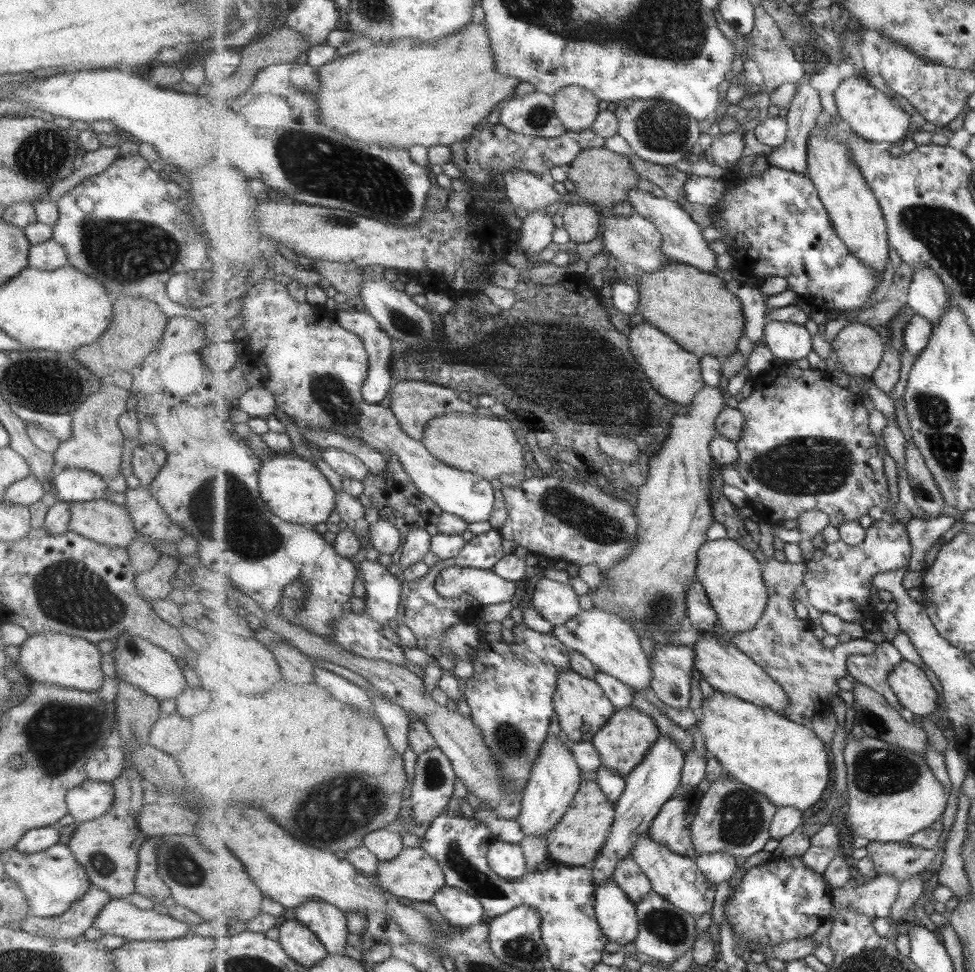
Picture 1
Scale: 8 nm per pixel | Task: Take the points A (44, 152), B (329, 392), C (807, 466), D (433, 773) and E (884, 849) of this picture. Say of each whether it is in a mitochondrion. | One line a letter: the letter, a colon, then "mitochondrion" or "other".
A: mitochondrion
B: mitochondrion
C: mitochondrion
D: mitochondrion
E: other

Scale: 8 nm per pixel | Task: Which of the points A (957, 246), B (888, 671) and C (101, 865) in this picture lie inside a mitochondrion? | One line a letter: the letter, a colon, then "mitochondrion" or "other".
A: mitochondrion
B: other
C: mitochondrion

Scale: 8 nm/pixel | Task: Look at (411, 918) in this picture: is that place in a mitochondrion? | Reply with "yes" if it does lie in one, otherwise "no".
no

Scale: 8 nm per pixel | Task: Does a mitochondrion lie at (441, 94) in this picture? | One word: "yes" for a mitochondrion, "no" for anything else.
no

